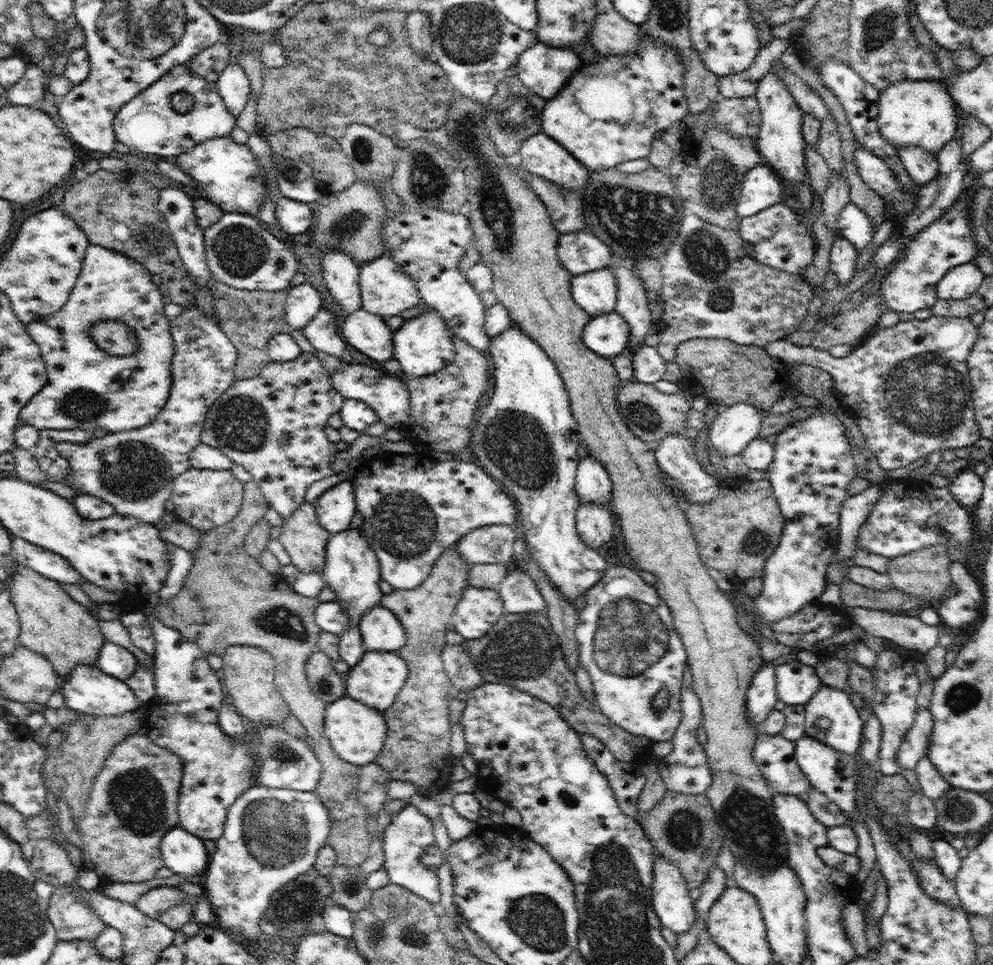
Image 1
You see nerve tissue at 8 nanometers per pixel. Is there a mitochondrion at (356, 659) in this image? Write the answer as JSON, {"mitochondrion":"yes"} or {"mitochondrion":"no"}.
{"mitochondrion":"no"}

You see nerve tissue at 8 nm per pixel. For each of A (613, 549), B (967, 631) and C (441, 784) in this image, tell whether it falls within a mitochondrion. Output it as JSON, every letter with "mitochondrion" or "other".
{"A":"other","B":"other","C":"other"}

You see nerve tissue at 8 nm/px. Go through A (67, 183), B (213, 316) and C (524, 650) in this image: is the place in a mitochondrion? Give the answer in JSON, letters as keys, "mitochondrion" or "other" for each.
{"A":"other","B":"other","C":"mitochondrion"}

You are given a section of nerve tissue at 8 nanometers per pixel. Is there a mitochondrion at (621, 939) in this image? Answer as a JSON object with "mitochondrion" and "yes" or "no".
{"mitochondrion":"yes"}

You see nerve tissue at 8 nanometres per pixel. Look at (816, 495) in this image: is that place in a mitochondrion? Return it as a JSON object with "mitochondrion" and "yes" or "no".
{"mitochondrion":"no"}

